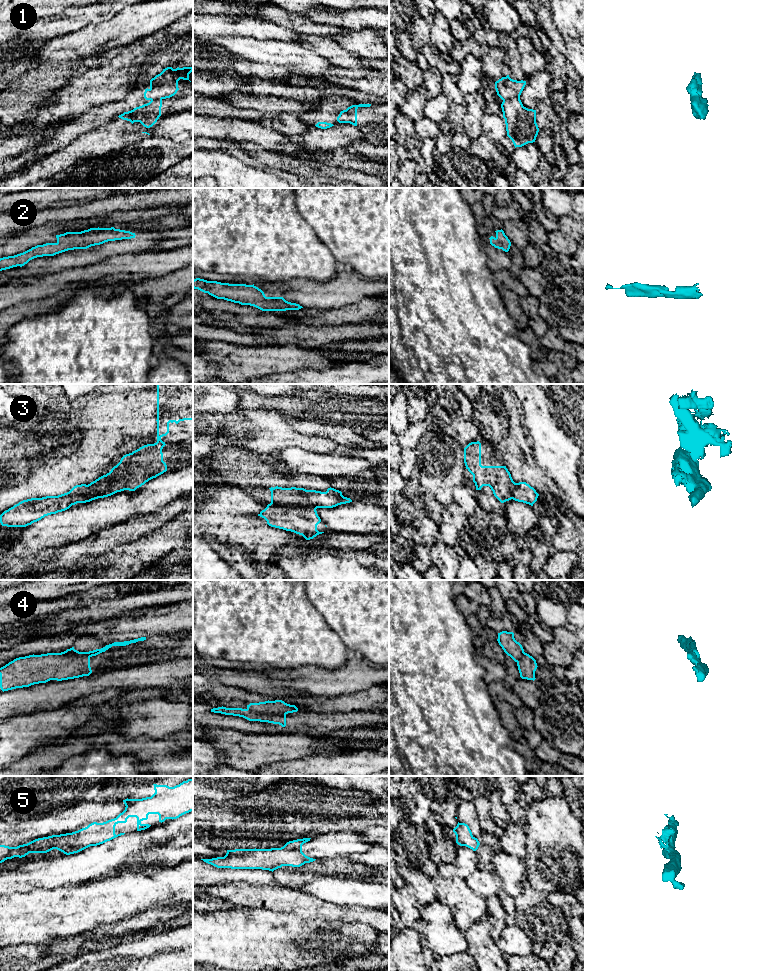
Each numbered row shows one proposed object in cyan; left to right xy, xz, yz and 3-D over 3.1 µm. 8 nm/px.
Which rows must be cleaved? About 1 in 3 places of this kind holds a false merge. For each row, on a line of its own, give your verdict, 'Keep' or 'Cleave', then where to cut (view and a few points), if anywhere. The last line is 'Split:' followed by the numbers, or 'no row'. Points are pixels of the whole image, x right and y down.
1: Cleave. Split along yz (519, 97), (510, 97), (503, 100)
2: Keep. No split
3: Cleave. Split along xz (270, 503), (285, 507), (312, 507), (315, 510)
4: Cleave. Split along xz (247, 708), (253, 711), (283, 712), (285, 714)
5: Keep. No split
Split: 1, 3, 4

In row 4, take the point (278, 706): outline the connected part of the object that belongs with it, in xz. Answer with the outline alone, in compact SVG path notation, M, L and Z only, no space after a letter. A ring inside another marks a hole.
M282 700L265 701L259 703L250 703L247 705L247 709L256 712L267 712L267 713L293 713L297 712L298 708L295 705L290 705Z

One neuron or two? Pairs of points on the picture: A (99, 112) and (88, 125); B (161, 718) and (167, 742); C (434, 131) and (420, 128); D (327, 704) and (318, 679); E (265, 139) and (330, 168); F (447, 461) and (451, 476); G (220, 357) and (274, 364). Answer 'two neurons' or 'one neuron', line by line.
A: one neuron
B: two neurons
C: one neuron
D: two neurons
E: two neurons
F: one neuron
G: one neuron

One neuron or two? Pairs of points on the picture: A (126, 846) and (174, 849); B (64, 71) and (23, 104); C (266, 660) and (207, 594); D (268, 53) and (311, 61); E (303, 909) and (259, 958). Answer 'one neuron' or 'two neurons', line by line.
A: two neurons
B: one neuron
C: one neuron
D: one neuron
E: two neurons

